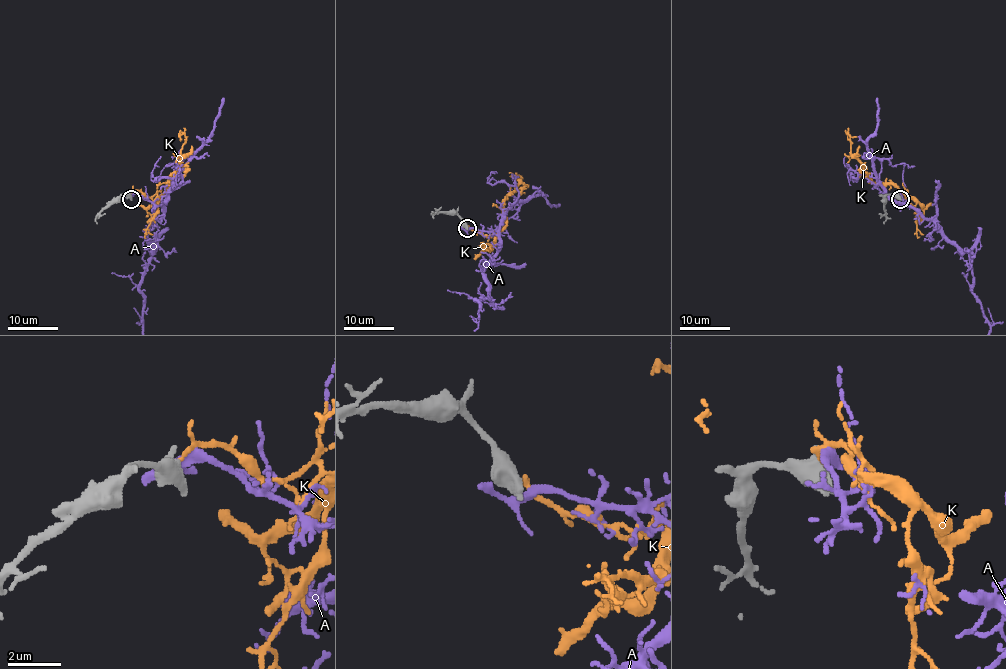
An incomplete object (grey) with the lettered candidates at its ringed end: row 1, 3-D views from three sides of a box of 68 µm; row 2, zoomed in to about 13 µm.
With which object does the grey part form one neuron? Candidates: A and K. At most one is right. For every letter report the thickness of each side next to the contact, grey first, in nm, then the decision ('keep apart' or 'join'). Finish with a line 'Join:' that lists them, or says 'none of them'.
A: calibres 460 and 280 nm; keep apart
K: calibres 800 and 140 nm; keep apart
Join: none of them

